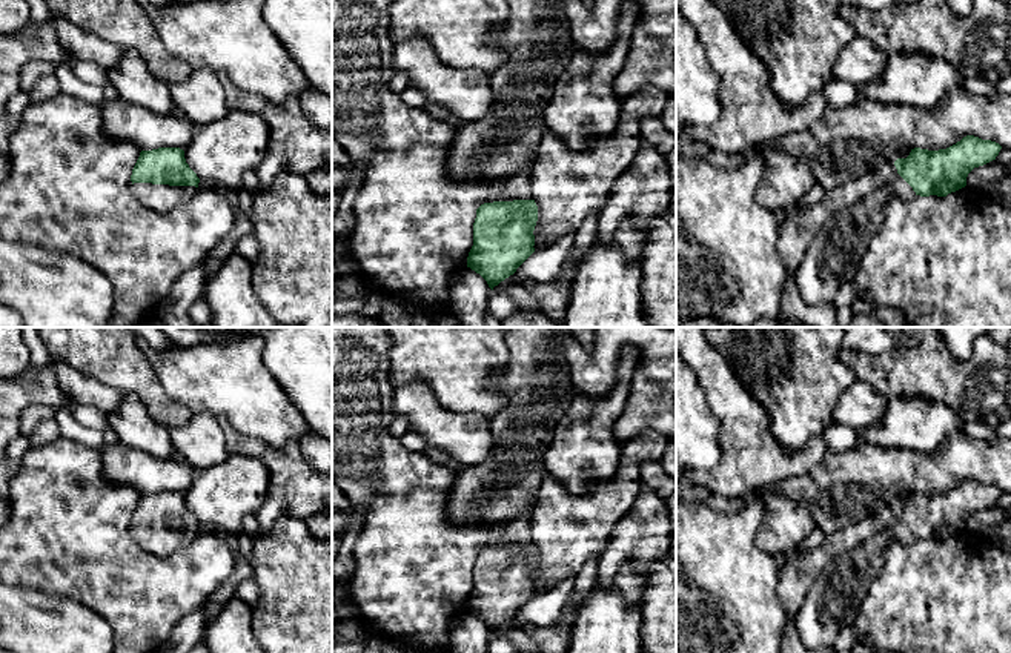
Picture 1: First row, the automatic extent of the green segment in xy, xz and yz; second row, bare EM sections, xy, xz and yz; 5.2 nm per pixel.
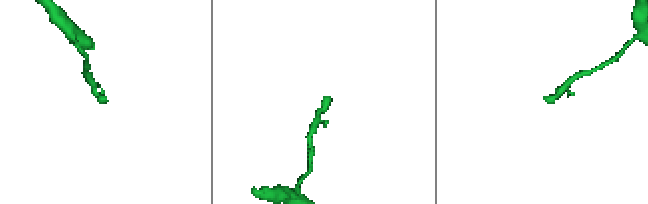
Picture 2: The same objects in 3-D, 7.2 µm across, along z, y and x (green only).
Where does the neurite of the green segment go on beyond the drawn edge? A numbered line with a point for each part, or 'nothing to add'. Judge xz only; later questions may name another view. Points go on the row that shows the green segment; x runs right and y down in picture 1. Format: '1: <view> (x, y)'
1: xz (518, 186)

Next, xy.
1: xy (163, 198)

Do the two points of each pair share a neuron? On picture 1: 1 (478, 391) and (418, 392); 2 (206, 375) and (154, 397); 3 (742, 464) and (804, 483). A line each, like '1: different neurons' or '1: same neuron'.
1: different neurons
2: different neurons
3: different neurons

